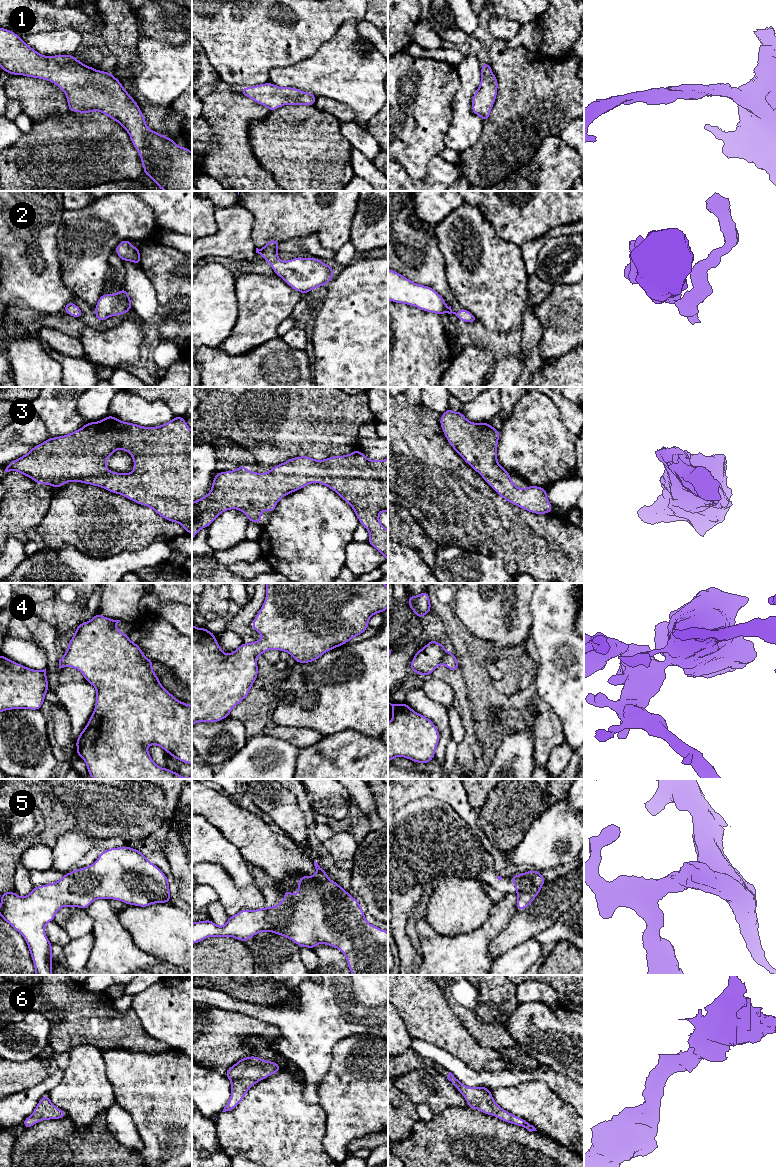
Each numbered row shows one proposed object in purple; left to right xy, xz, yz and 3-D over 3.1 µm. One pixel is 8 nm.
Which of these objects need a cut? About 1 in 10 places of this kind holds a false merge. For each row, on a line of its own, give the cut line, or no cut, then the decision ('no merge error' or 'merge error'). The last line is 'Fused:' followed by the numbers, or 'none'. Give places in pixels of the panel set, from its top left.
1: cut none; no merge error
2: cut none; no merge error
3: cut none; no merge error
4: cut none; no merge error
5: cut none; no merge error
6: cut none; no merge error
Fused: none

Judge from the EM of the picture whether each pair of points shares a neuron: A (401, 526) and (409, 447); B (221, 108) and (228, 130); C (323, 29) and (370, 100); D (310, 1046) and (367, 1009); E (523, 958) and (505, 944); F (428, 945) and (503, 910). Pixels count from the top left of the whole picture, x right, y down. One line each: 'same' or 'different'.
A: different
B: same
C: different
D: same
E: different
F: same

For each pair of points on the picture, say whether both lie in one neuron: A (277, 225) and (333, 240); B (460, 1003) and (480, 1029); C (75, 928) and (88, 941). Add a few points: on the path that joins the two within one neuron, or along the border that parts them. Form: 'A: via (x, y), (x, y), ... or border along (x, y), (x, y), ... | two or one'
A: via (291, 225), (319, 226) | one
B: via (466, 1009), (478, 1023) | one
C: border along (91, 931), (71, 940) | two

